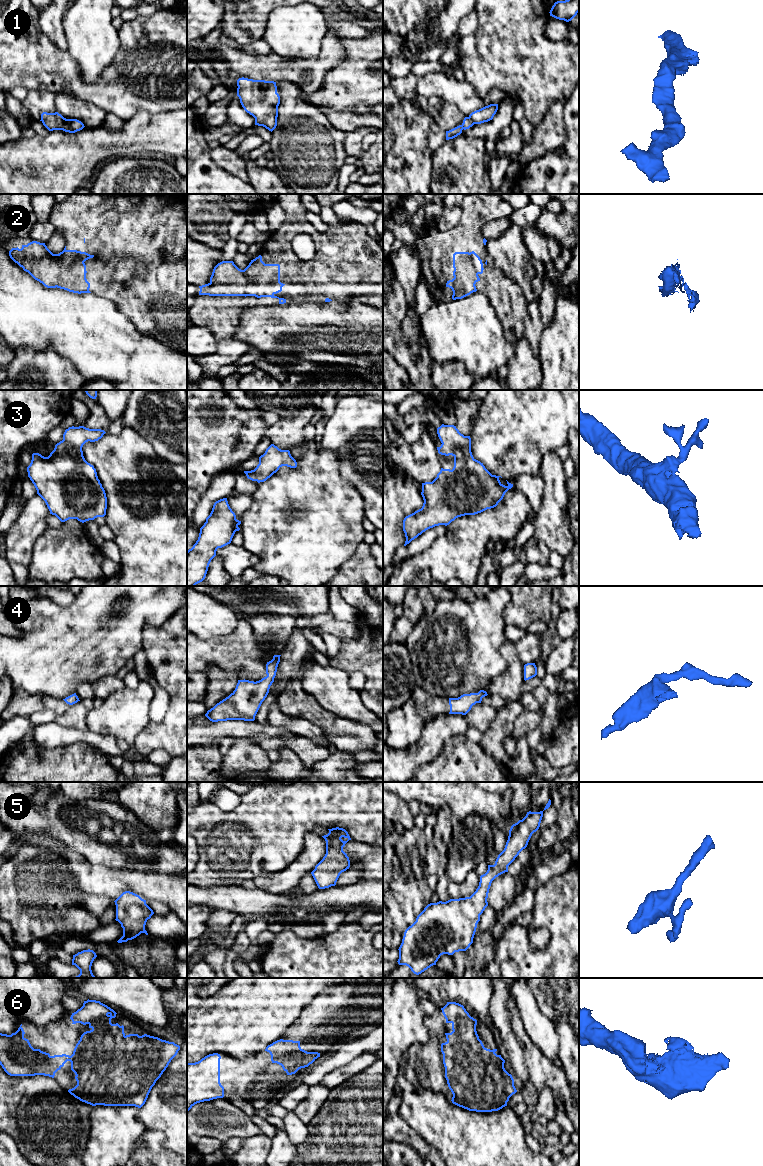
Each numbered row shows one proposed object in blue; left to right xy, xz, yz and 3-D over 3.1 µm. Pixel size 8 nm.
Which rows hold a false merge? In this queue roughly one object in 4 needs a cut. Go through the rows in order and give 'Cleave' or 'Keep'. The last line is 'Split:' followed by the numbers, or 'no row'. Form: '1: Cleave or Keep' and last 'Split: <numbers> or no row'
1: Keep
2: Keep
3: Keep
4: Keep
5: Keep
6: Keep
Split: no row

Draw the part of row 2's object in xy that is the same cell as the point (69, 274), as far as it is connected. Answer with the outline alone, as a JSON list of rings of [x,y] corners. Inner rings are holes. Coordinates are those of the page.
[[[32,241],[22,248],[12,248],[10,258],[47,288],[60,288],[73,293],[91,293],[86,279],[85,261],[93,258],[86,252],[67,250],[53,254],[45,245]]]

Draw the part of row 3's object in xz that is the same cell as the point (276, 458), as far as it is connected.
[[[271,444],[265,453],[259,457],[257,467],[251,471],[244,471],[244,473],[248,479],[260,483],[270,478],[282,466],[296,468],[297,462],[291,456],[289,450],[281,450],[274,444]]]

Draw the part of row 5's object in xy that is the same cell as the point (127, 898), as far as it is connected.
[[[125,891],[114,902],[116,905],[115,920],[123,928],[123,936],[117,941],[118,943],[132,940],[141,933],[148,935],[145,925],[154,912],[146,904],[146,900],[133,892]]]

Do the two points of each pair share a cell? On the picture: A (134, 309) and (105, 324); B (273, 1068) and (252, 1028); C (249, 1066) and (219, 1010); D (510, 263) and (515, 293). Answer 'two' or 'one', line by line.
A: two
B: two
C: two
D: two

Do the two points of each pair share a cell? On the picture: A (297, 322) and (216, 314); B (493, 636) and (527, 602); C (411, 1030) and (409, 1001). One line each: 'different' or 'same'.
A: different
B: different
C: same

